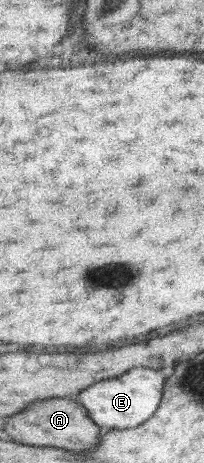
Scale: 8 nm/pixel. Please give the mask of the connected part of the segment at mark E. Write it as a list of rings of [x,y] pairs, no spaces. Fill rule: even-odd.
[[[130,367],[123,375],[113,381],[101,381],[77,395],[79,402],[87,407],[91,418],[104,431],[109,429],[131,429],[147,422],[159,409],[165,395],[167,377],[159,369],[147,367]]]

